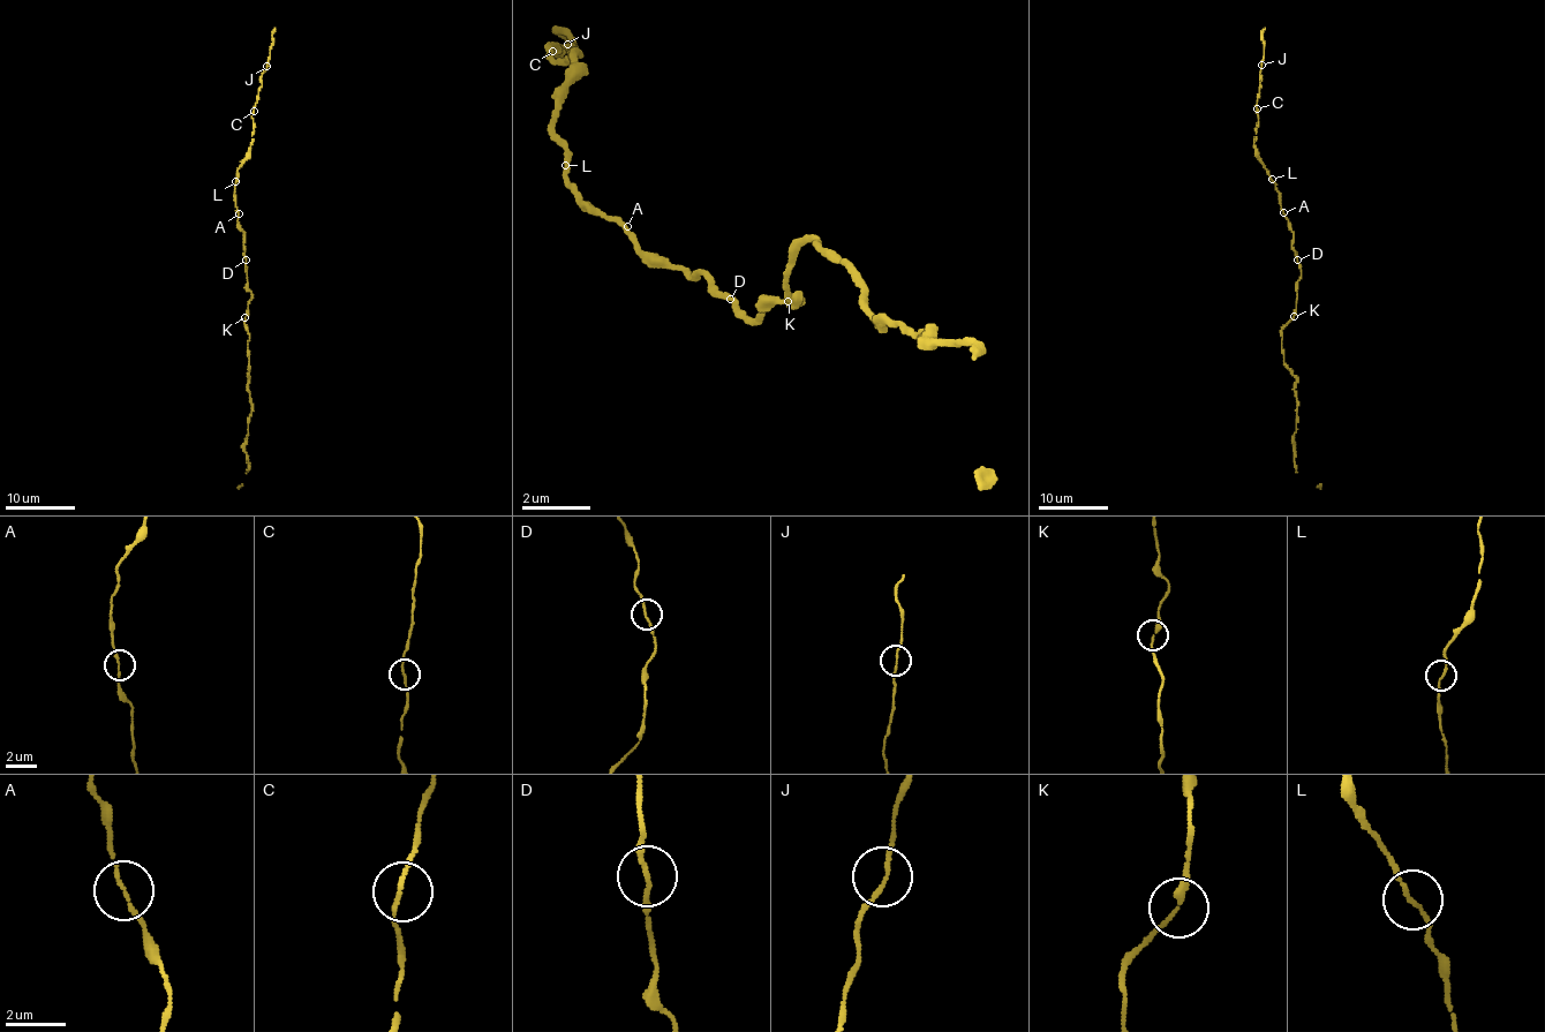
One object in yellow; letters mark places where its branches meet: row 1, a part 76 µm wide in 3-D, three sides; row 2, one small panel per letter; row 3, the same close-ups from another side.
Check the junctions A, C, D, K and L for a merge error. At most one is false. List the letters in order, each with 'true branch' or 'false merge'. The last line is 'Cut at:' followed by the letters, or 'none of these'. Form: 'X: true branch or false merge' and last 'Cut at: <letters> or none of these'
A: true branch
C: true branch
D: true branch
K: true branch
L: true branch
Cut at: none of these

